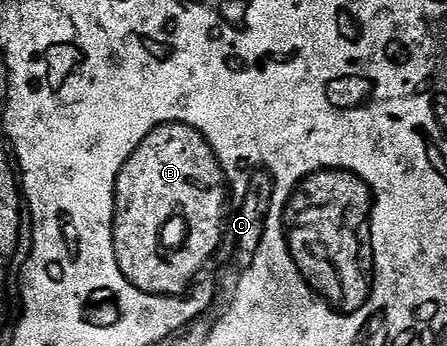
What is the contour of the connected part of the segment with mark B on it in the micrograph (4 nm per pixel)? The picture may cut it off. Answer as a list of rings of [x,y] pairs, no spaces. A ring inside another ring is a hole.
[[[167,126],[167,130],[151,134],[151,138],[143,142],[143,150],[131,158],[131,166],[119,169],[115,181],[111,239],[121,272],[135,286],[143,286],[143,290],[179,290],[179,286],[195,274],[195,266],[207,258],[207,250],[215,246],[215,238],[219,238],[219,210],[223,210],[223,182],[219,182],[219,166],[215,166],[211,150],[203,146],[203,138],[199,138],[199,134],[191,134],[191,130],[183,130],[183,126]],[[175,210],[183,210],[183,214],[187,214],[187,222],[191,222],[191,242],[187,242],[187,250],[179,250],[179,254],[171,254],[171,258],[163,258],[163,250],[159,250],[159,238],[155,238],[155,234],[159,234],[159,226],[163,226]]]

